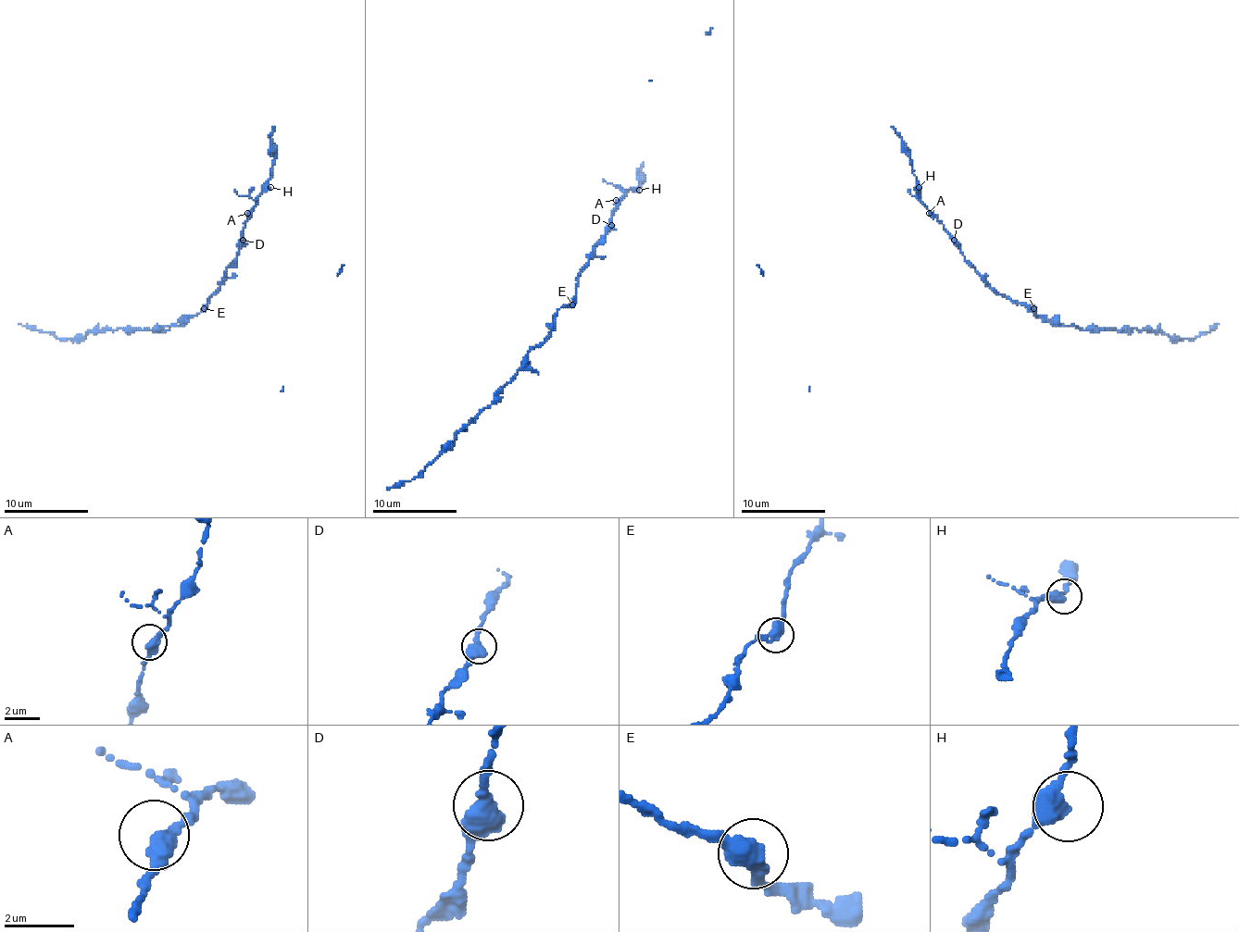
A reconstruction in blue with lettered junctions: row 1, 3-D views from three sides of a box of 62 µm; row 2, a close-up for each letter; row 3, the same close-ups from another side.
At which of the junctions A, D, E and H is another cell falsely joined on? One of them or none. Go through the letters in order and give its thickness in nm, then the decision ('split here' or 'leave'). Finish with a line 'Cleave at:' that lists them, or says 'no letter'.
A: calibre 440 nm; leave
D: calibre 400 nm; leave
E: calibre 440 nm; leave
H: calibre 460 nm; leave
Cleave at: no letter

